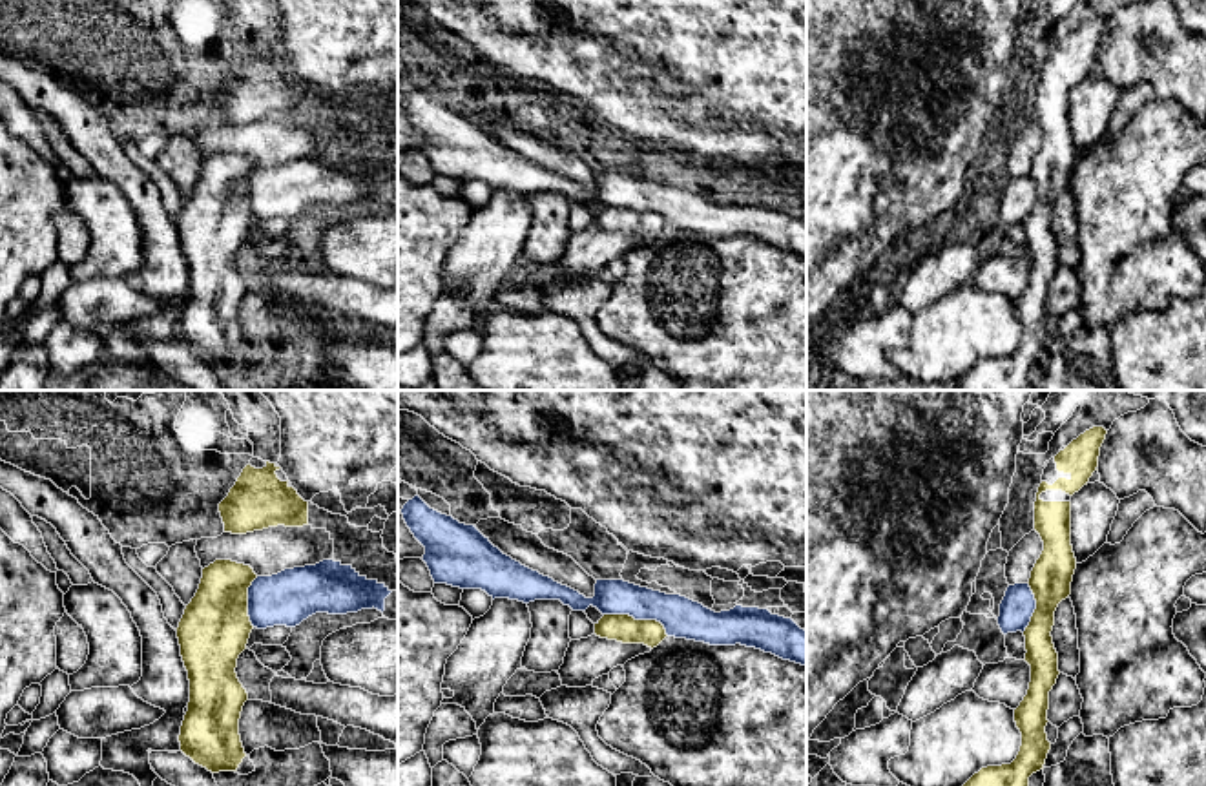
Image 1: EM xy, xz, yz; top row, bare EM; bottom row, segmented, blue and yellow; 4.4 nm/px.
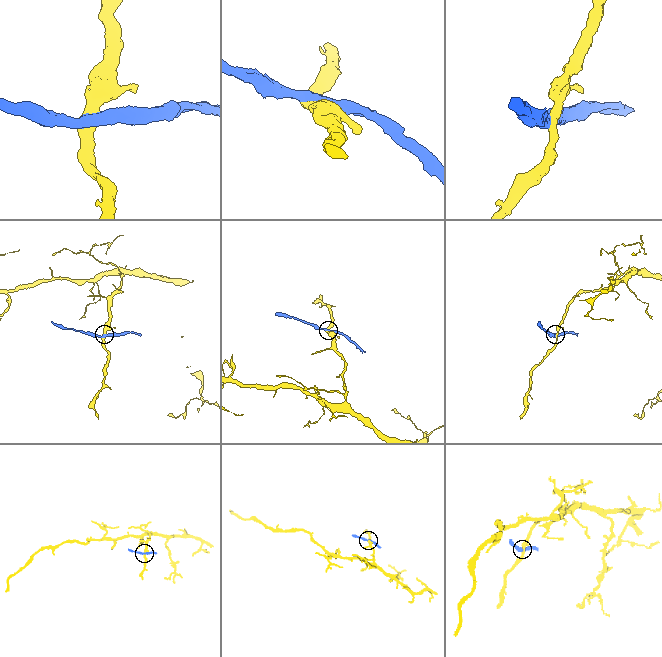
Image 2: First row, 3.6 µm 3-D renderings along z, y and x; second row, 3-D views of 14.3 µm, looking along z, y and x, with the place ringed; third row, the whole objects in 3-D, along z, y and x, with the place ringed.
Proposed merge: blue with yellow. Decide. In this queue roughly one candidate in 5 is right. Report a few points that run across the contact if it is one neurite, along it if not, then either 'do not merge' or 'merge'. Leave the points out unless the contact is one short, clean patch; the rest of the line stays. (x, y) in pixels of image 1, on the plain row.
line xz (604, 205), (655, 210), (668, 227); do not merge

